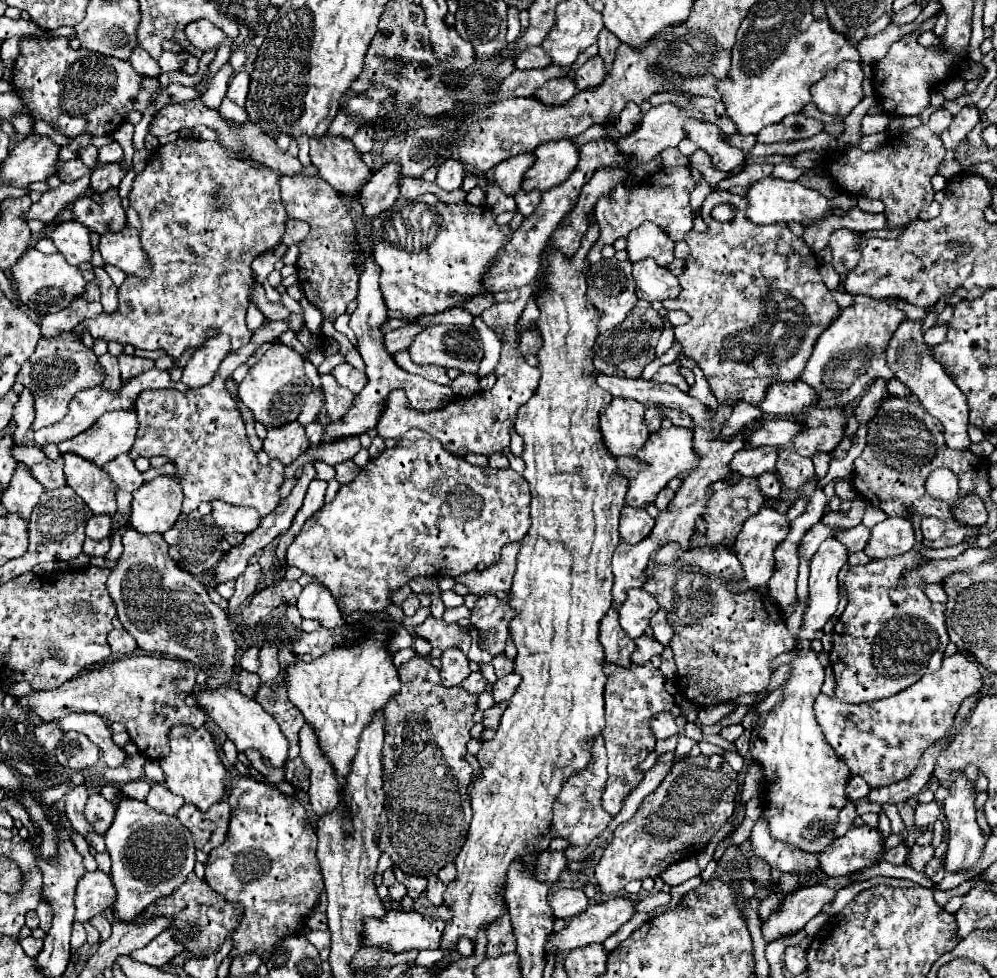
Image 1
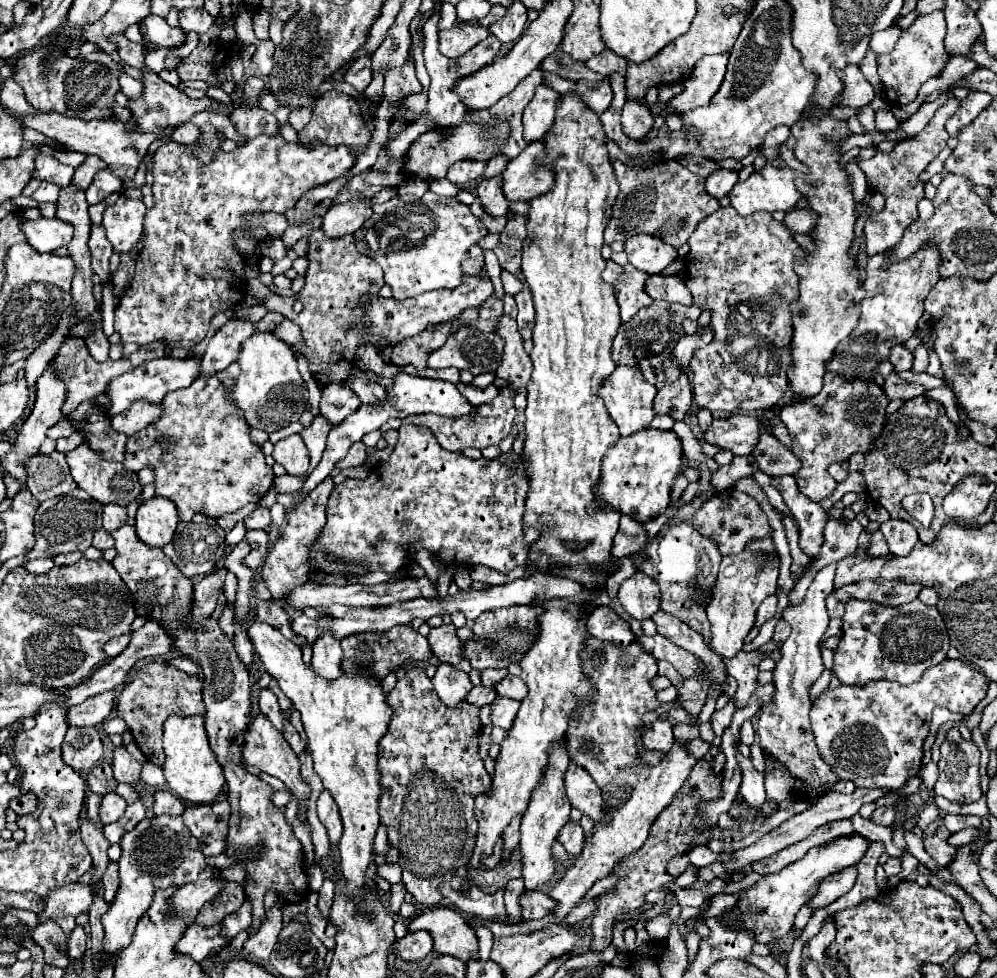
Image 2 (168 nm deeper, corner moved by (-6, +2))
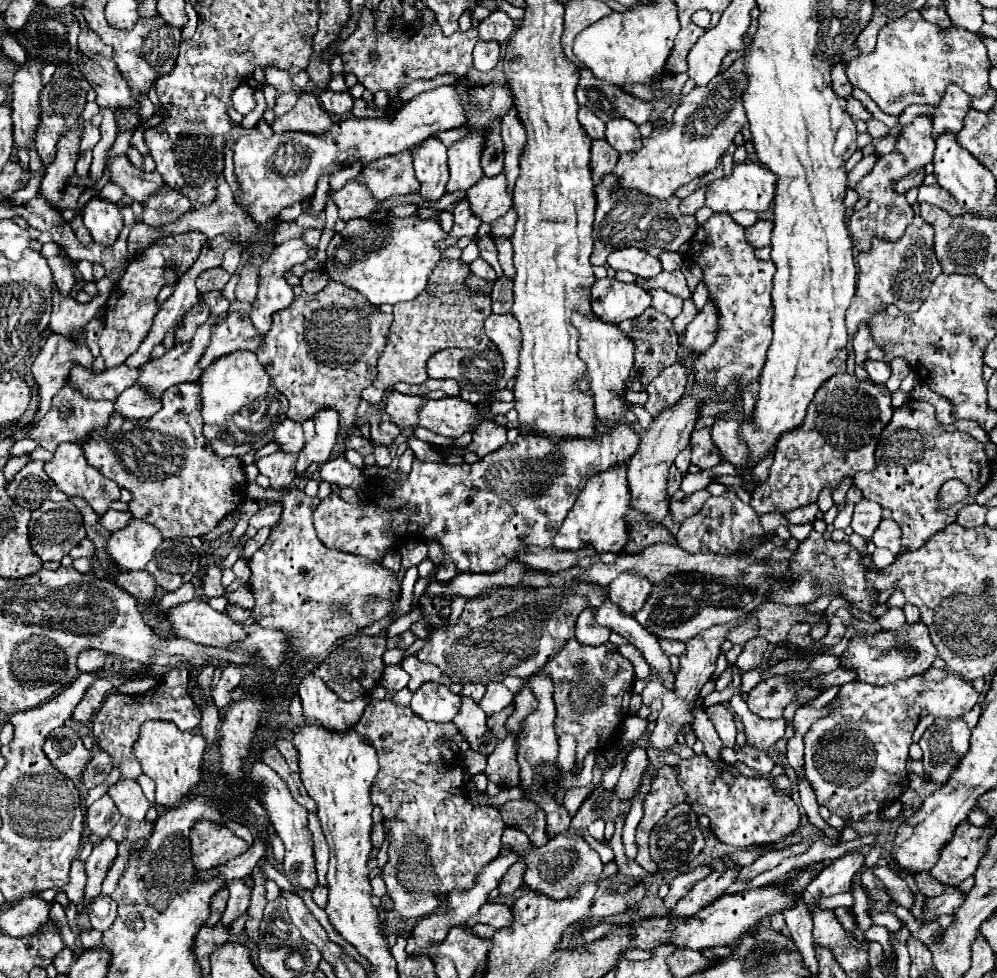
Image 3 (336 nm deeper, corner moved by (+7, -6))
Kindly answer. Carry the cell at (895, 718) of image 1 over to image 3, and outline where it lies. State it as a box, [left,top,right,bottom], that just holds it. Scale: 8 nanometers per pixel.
[805,668,979,822]

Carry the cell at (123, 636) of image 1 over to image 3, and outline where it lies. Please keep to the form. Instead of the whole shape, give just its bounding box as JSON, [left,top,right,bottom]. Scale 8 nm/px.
[77,650,105,672]

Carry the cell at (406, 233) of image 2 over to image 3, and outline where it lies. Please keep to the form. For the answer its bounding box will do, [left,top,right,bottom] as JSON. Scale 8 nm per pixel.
[325,216,441,306]

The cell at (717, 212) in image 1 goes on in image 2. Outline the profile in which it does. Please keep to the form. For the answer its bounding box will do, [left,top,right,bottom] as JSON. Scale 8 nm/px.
[604,160,720,248]

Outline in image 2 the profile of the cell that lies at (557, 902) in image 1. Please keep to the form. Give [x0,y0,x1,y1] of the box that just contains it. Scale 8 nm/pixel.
[520,892,558,920]

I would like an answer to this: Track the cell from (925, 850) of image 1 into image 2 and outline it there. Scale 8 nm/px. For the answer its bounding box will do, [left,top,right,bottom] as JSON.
[922,826,958,866]

